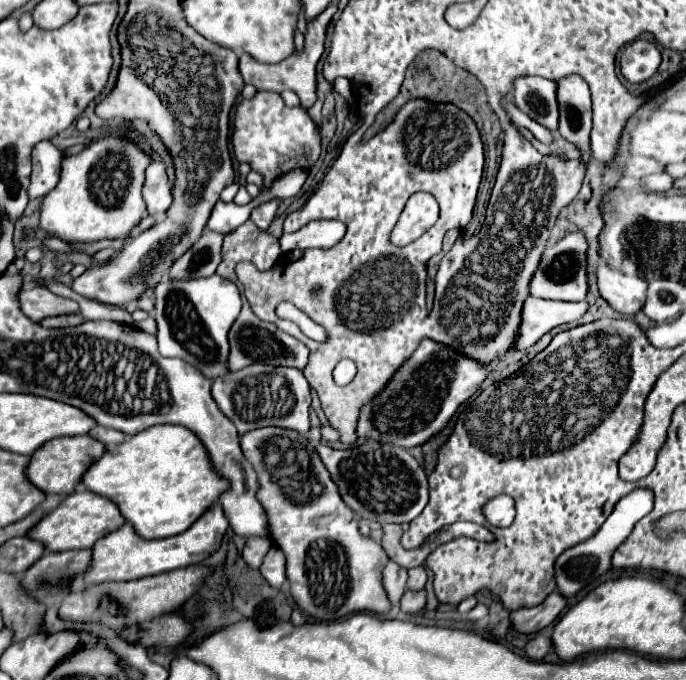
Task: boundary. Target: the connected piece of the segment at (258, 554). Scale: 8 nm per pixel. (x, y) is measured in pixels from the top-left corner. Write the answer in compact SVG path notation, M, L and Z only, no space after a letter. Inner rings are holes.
M250 537L250 539L246 541L244 551L242 551L244 561L246 561L252 569L258 569L260 563L262 563L262 559L264 559L264 555L270 551L270 547L272 547L272 541L270 541L268 537Z

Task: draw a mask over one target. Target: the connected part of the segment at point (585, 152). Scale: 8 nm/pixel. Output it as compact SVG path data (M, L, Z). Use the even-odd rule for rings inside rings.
M570 75L558 81L560 103L560 135L578 147L580 159L586 165L590 159L590 129L592 101L588 85L582 77Z

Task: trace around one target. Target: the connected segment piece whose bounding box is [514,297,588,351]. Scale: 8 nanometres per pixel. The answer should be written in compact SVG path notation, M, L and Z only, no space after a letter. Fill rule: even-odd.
M528 297L522 311L522 323L520 323L520 335L516 339L516 351L532 347L542 335L546 335L550 329L574 323L588 311L588 303L568 303L568 301L548 301L548 299L536 299Z

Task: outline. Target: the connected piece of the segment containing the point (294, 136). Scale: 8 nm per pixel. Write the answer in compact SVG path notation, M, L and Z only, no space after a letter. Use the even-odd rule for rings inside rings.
M258 91L254 99L244 99L238 105L234 119L232 145L240 163L250 163L254 171L264 175L266 187L274 179L292 169L310 169L320 155L320 133L302 107L286 107L278 93Z

